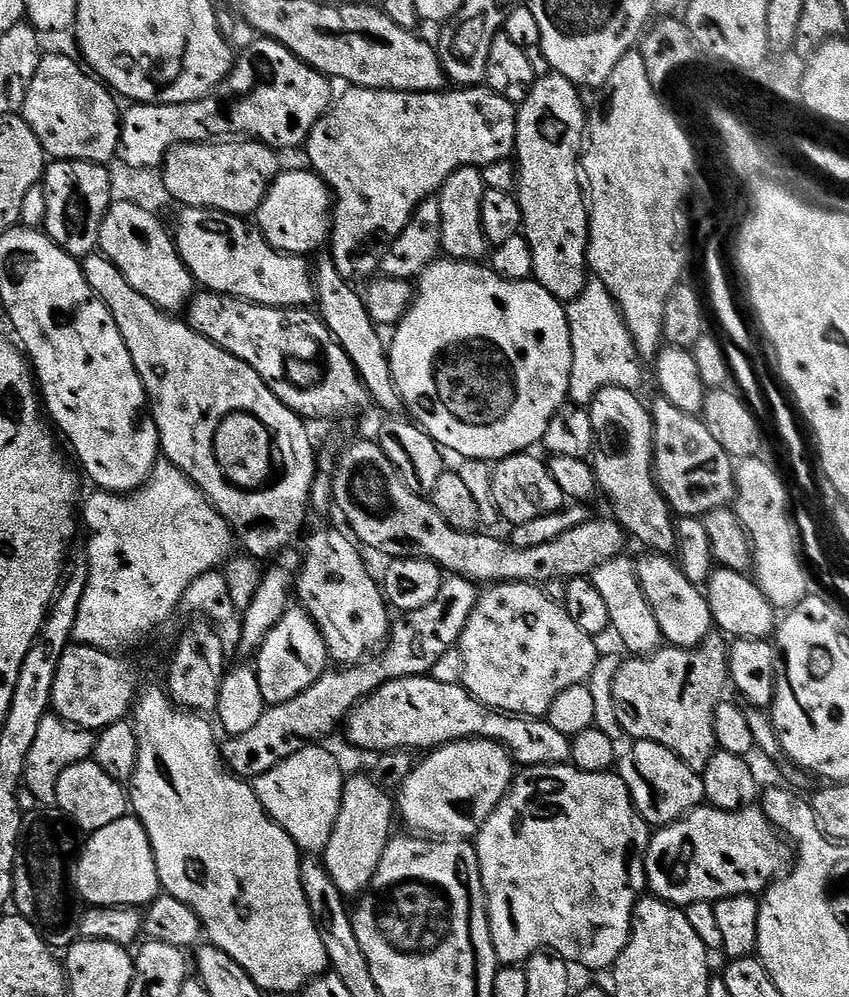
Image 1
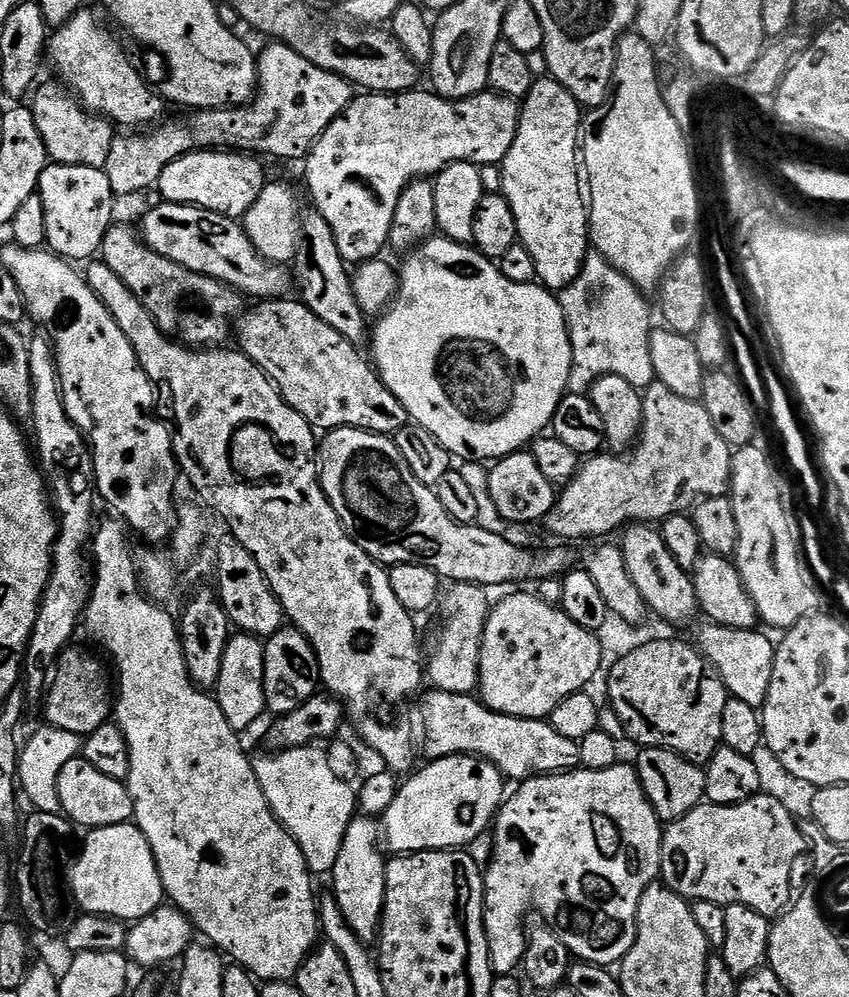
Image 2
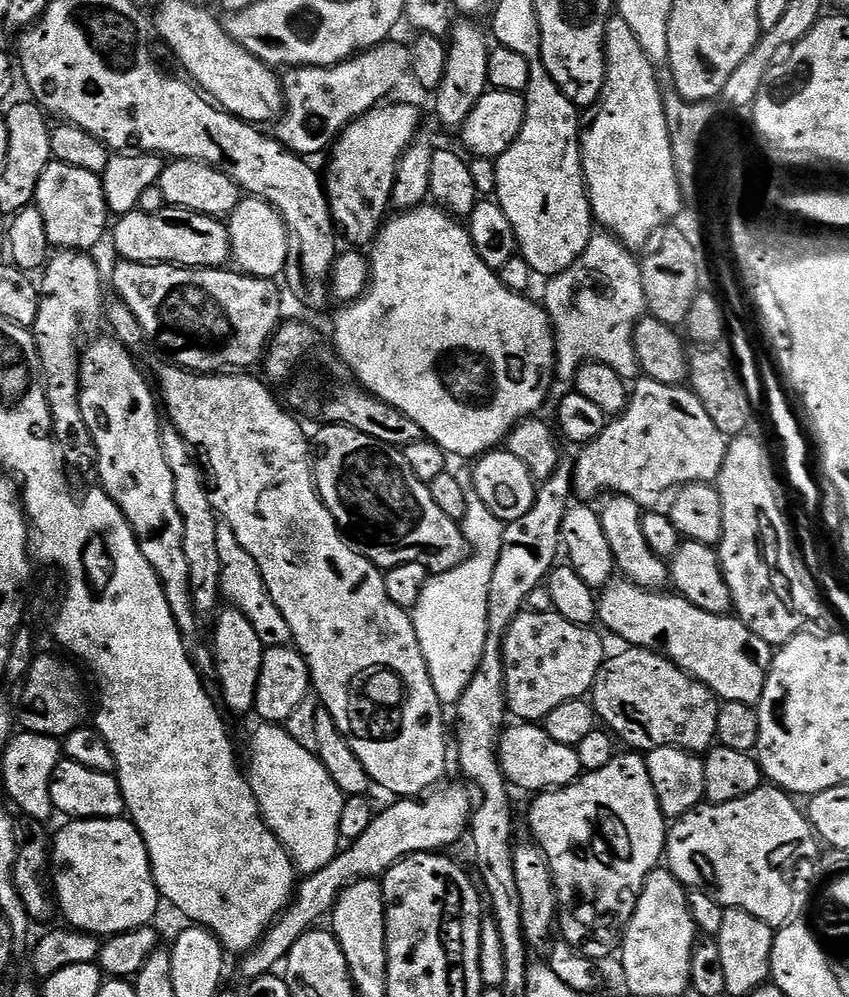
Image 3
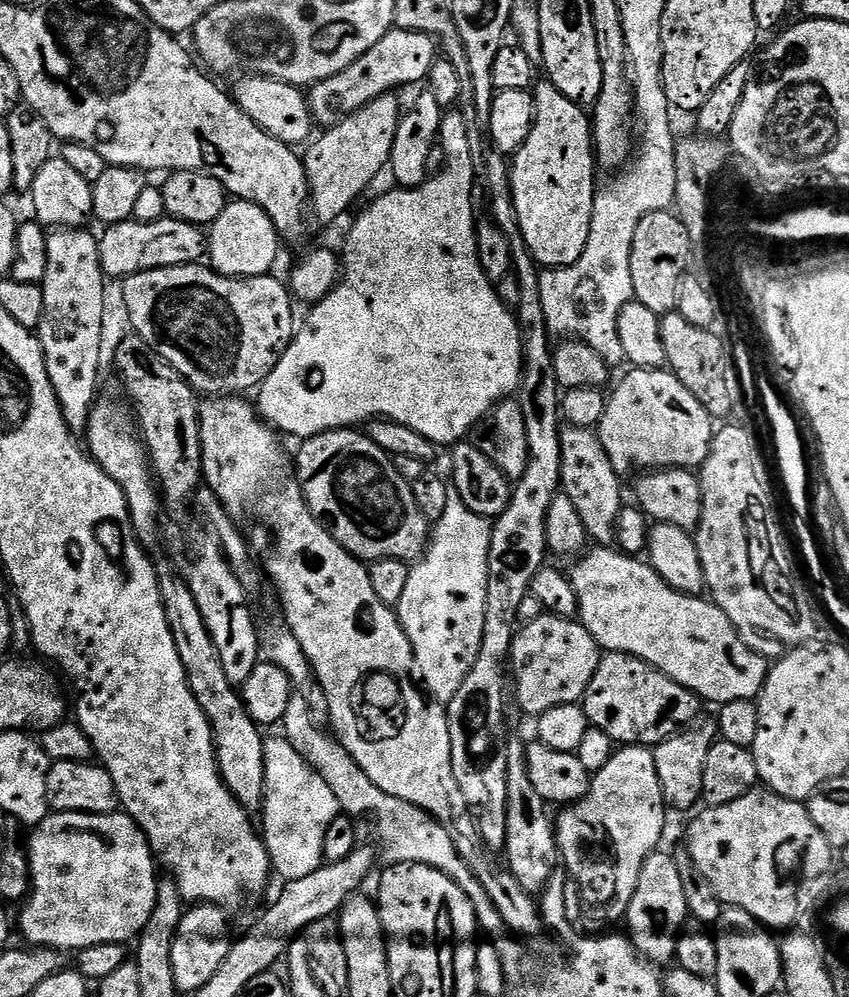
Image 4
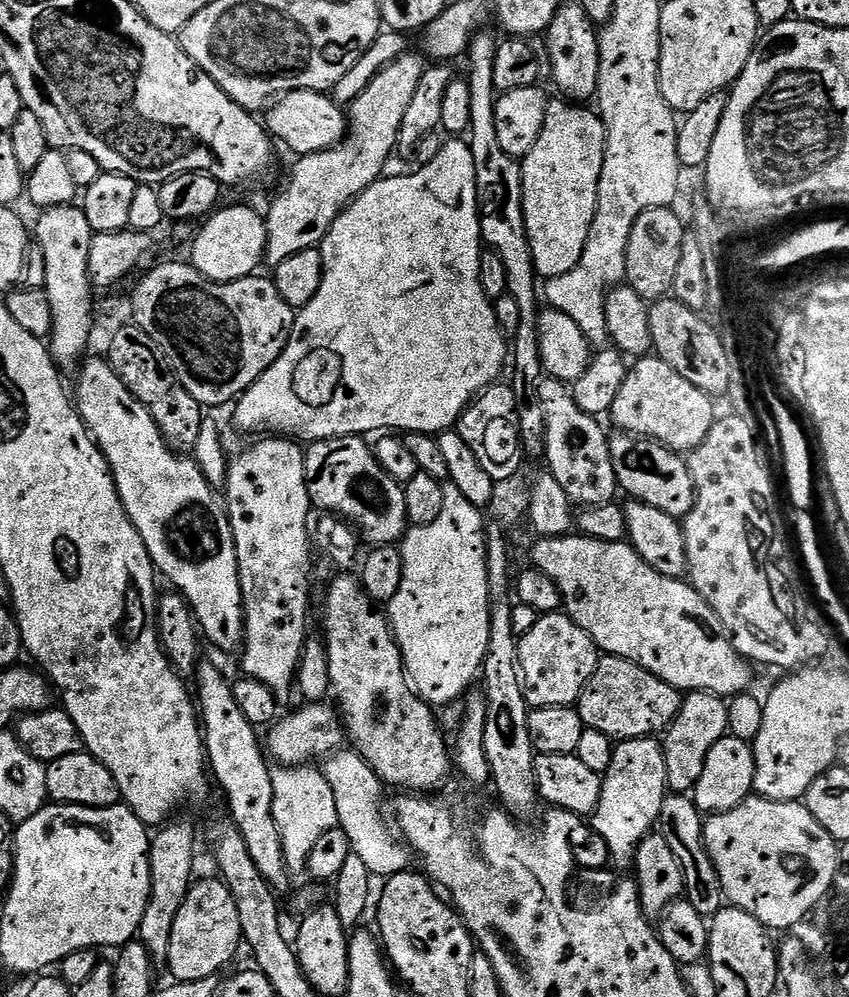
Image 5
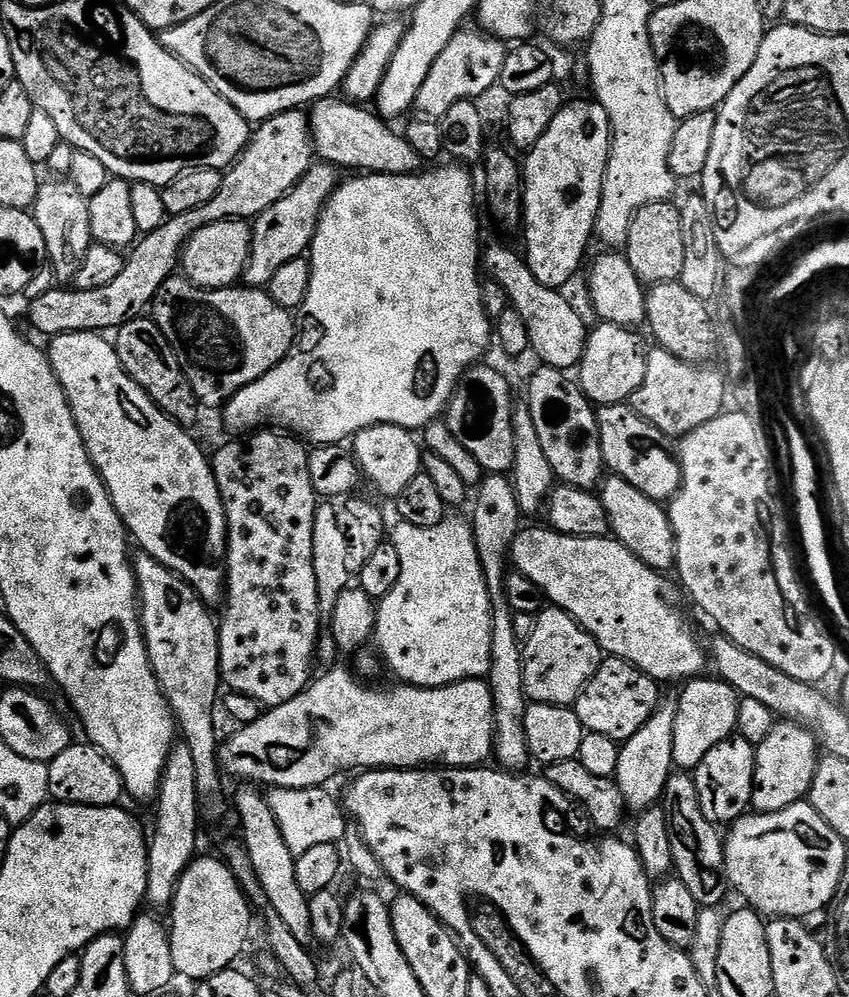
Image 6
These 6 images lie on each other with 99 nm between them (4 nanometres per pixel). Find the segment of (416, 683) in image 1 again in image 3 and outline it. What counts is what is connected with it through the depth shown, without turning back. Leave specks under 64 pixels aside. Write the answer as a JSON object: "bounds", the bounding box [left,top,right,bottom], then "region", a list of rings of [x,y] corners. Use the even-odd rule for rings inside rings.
{"bounds":[498,722,582,794],"region":[[[516,722],[505,727],[500,734],[498,755],[504,778],[513,789],[539,794],[550,792],[553,788],[565,788],[579,780],[582,769],[575,748],[562,742],[554,742],[547,730],[536,722]]]}

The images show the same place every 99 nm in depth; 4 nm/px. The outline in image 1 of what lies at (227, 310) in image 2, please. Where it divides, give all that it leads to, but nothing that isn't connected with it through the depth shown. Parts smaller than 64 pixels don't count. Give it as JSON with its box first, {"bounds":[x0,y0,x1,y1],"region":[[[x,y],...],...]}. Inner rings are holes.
{"bounds":[99,201,198,314],"region":[[[115,201],[109,208],[108,214],[100,231],[99,251],[154,306],[158,306],[161,312],[180,314],[188,307],[198,292],[196,280],[190,274],[190,270],[182,262],[182,258],[176,249],[176,241],[164,229],[161,217],[155,212],[144,210],[136,206],[134,202]]]}

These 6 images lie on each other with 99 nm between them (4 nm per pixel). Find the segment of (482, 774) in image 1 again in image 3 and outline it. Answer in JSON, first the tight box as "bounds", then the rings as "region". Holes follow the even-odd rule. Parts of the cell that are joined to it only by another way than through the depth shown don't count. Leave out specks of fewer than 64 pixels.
{"bounds":[240,786,474,980],"region":[[[440,786],[423,798],[400,798],[385,812],[373,815],[366,834],[351,841],[343,850],[336,853],[330,866],[322,866],[314,874],[304,876],[299,881],[291,904],[280,913],[278,919],[265,931],[264,939],[243,957],[240,972],[248,980],[267,976],[275,966],[283,965],[288,952],[302,938],[302,934],[313,931],[320,919],[327,917],[336,907],[336,900],[348,885],[356,880],[383,877],[393,864],[412,856],[415,852],[436,852],[444,850],[460,835],[467,833],[474,811],[474,800],[468,797],[469,789],[444,788]],[[468,791],[468,792],[467,792]],[[433,795],[433,796],[432,796]],[[348,848],[348,849],[347,849]]]}

